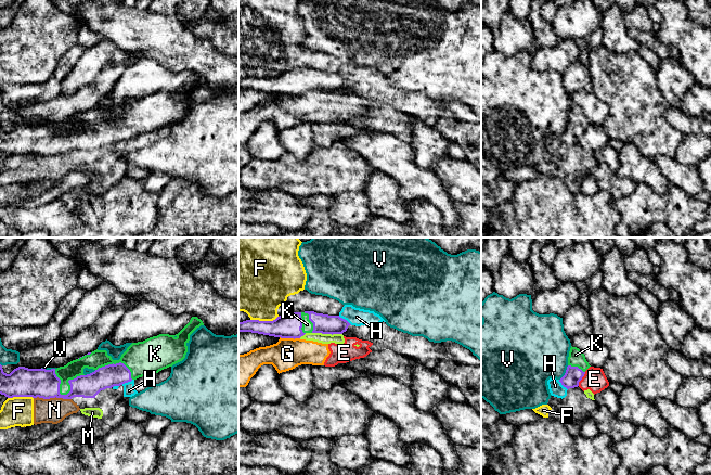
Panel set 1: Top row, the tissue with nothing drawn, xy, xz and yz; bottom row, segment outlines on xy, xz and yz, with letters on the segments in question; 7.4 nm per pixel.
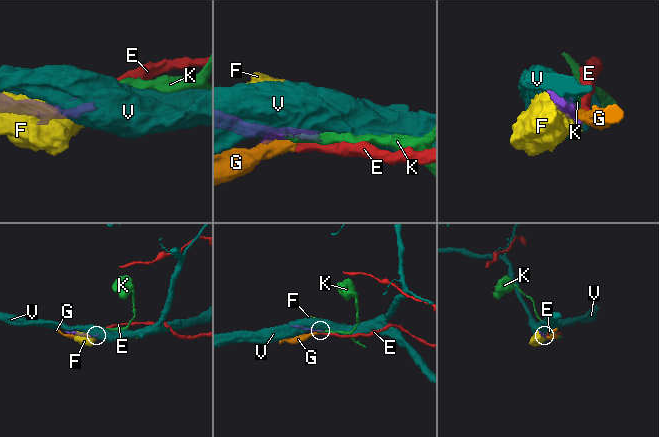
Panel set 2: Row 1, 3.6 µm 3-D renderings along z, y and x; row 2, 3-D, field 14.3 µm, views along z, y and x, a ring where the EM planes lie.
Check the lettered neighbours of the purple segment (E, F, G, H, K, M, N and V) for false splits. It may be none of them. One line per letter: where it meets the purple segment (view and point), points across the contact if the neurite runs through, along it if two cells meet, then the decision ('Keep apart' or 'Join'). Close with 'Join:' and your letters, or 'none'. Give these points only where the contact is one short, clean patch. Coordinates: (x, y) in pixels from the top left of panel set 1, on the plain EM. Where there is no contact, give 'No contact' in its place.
E: Touches purple at yz (581, 136). Boundary: yz (585, 129), (578, 142). Keep apart
F: Touches purple at xz (263, 78). Keep apart
G: Touches purple at xz (289, 94). Boundary: xz (280, 93), (299, 95). Keep apart
H: Touches purple at xz (344, 76). Boundary: xz (338, 73), (351, 81). Keep apart
K: Touches purple at xy (69, 141). Join
M: Touches purple at xz (327, 90). Boundary: xz (312, 89), (341, 91). Keep apart
N: Touches purple at xy (52, 154). Boundary: xy (34, 154), (62, 154), (70, 156). Keep apart
V: Touches purple at yz (565, 130). Keep apart
Join: K

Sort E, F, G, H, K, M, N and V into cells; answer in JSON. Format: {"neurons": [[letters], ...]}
{"neurons": [["E", "G"], ["F", "H", "M", "N"], ["K"], ["V"]]}

